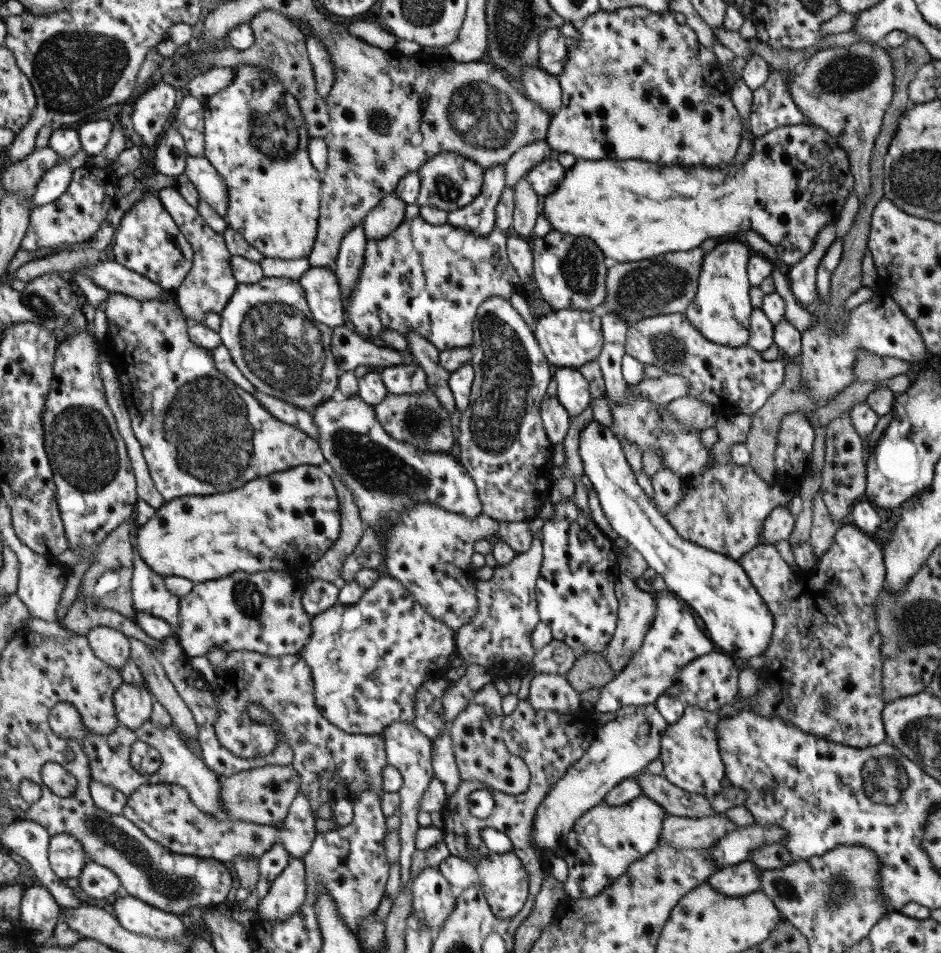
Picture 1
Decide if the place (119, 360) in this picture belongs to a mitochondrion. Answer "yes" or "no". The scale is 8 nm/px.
no

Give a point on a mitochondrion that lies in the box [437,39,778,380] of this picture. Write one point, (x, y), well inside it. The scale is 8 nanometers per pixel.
(479, 115)

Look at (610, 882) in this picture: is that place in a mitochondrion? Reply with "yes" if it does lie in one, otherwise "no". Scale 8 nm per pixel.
no

